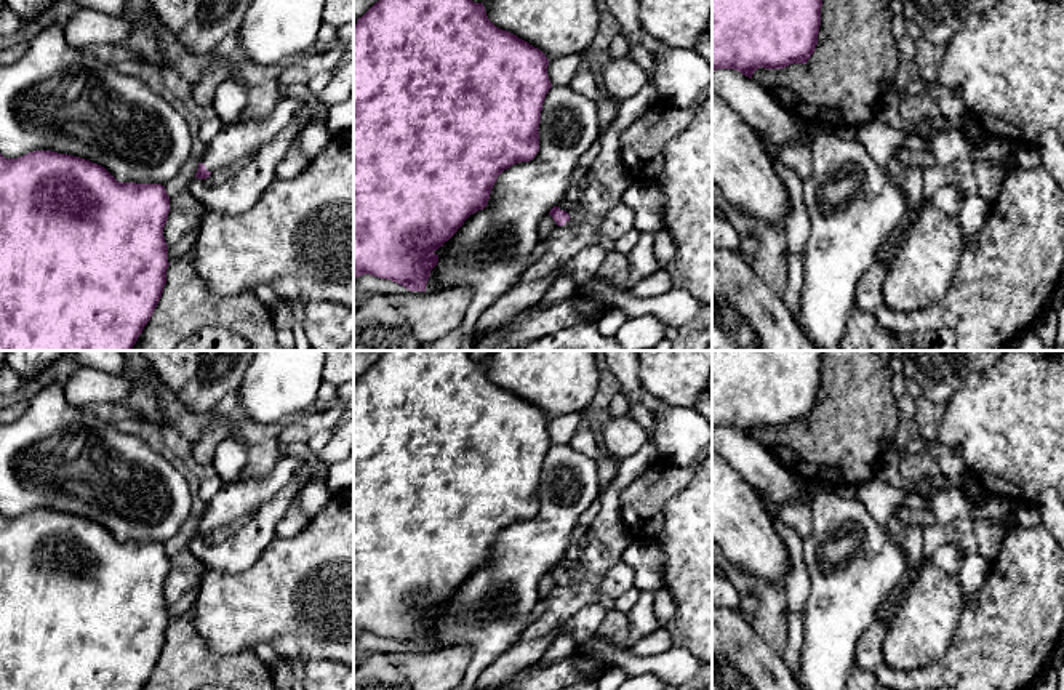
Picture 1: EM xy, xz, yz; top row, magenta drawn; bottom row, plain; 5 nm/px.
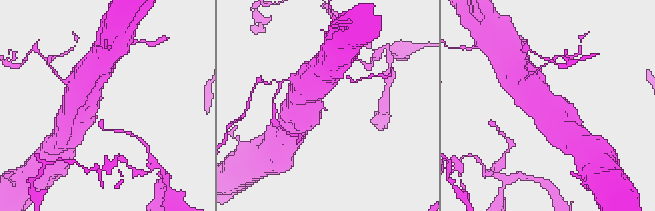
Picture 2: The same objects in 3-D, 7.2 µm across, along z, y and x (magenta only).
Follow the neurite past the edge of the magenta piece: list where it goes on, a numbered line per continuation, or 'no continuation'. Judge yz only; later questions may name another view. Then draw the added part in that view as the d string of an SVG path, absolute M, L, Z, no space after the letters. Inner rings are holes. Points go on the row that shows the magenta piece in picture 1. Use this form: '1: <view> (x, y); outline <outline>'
no continuation

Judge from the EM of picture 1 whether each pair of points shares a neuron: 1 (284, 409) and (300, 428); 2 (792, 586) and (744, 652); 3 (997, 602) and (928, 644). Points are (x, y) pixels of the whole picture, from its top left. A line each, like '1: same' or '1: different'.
1: different
2: different
3: different

